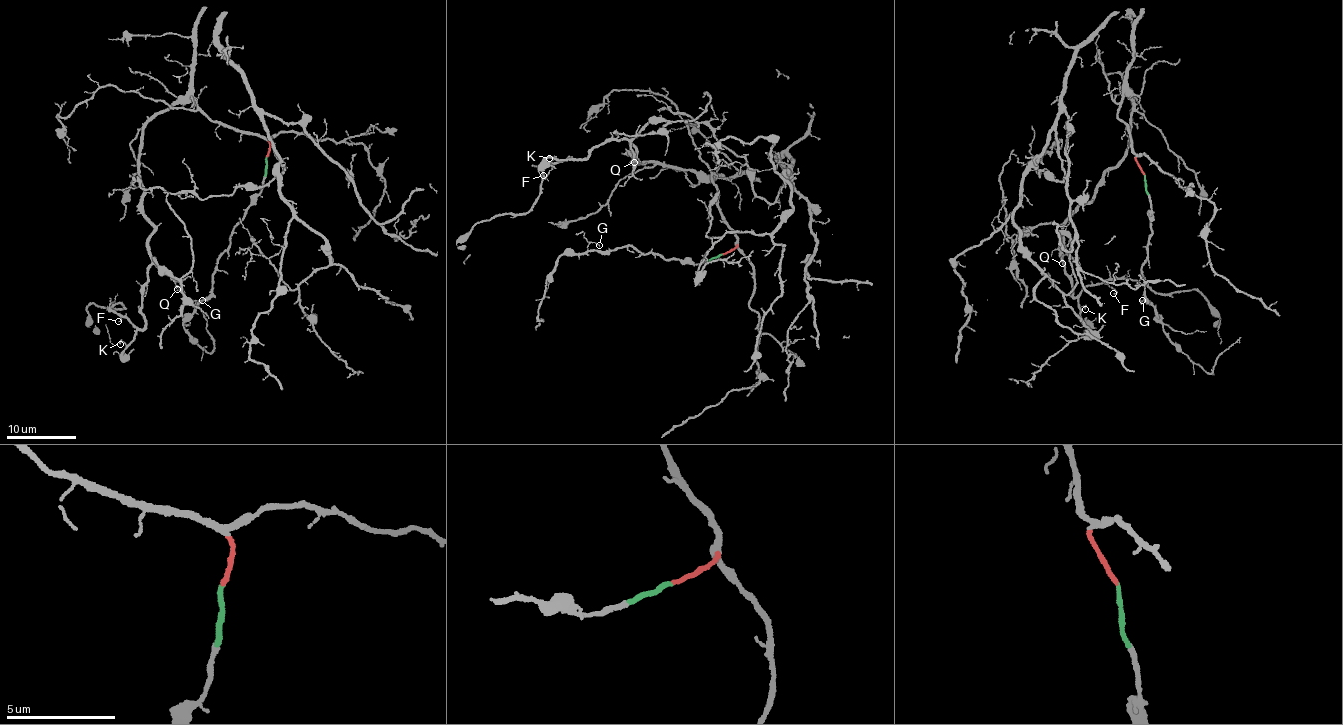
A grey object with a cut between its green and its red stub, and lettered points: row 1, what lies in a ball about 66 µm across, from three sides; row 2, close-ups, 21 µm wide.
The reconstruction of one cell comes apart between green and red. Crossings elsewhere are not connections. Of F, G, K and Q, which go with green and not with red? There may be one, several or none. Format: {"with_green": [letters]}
{"with_green": ["G"]}

